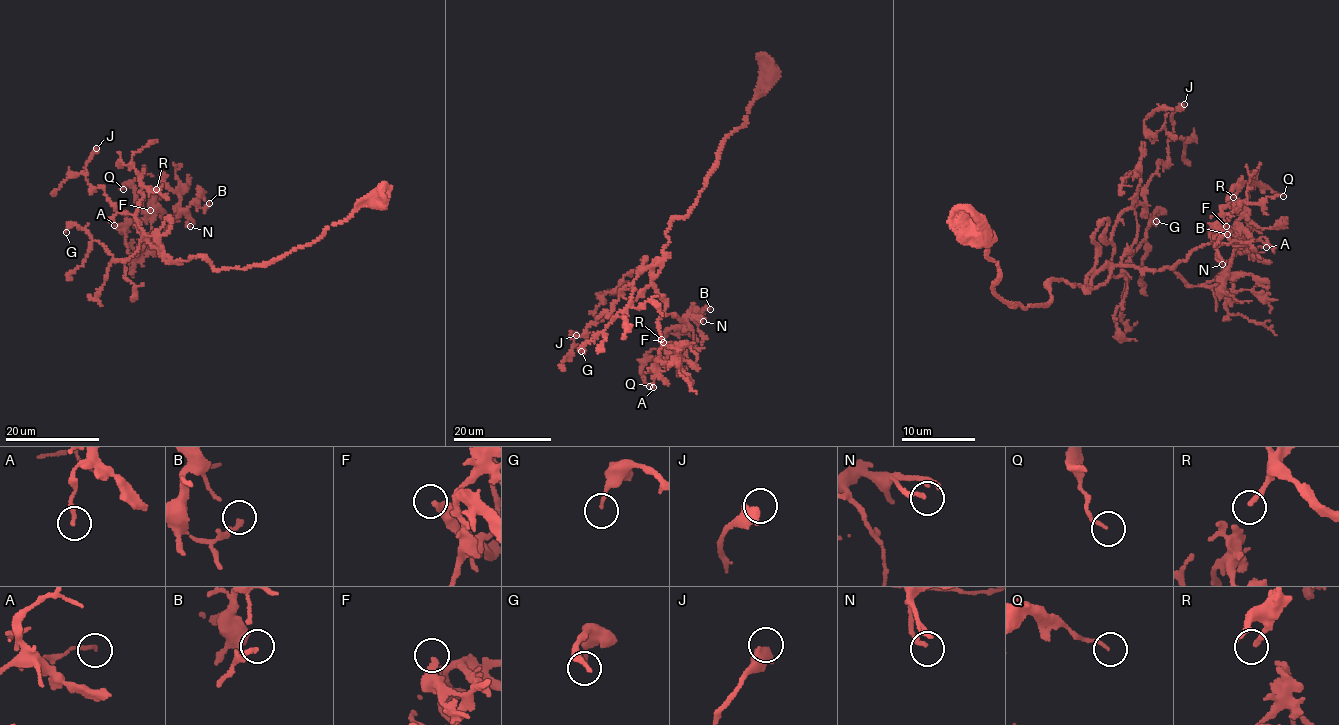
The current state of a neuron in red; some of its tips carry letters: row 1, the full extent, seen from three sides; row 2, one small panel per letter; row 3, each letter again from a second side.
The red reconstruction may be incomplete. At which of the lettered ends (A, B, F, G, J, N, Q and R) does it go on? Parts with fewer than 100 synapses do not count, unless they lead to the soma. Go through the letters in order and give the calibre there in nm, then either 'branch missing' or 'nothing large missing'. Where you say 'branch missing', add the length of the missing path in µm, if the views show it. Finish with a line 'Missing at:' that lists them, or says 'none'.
A: 160 nm thick; nothing large missing
B: 200 nm thick; nothing large missing
F: 280 nm thick; nothing large missing
G: 120 nm thick; nothing large missing
J: 500 nm thick; nothing large missing
N: 170 nm thick; branch missing; about 25 µm are missing
Q: 130 nm thick; nothing large missing
R: 200 nm thick; nothing large missing
Missing at: N

